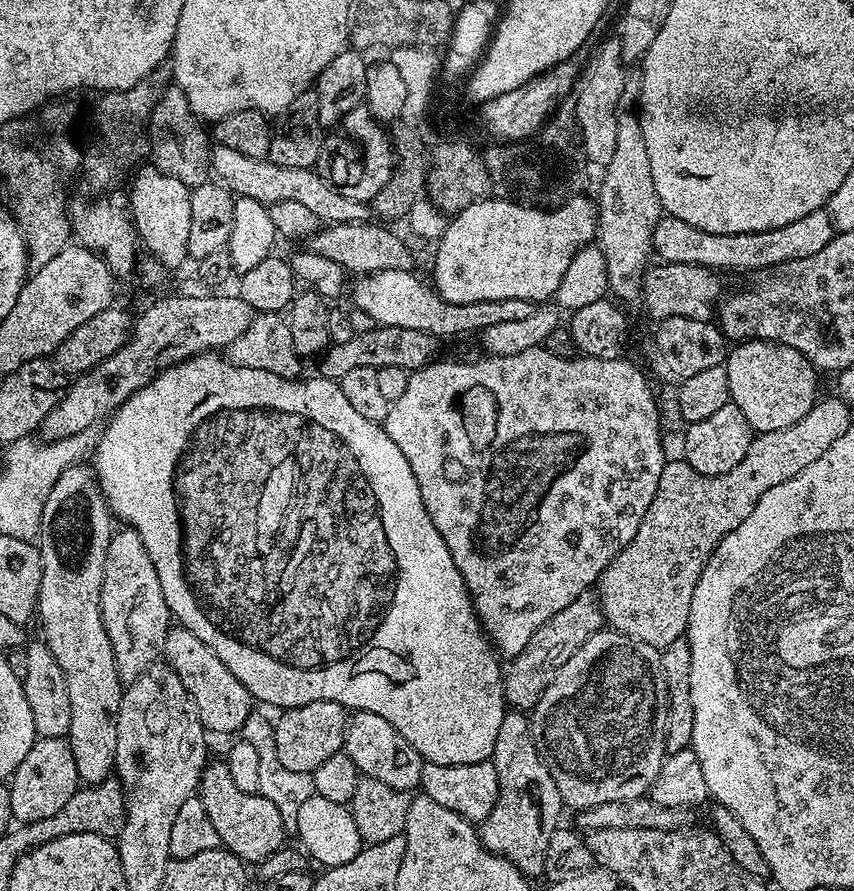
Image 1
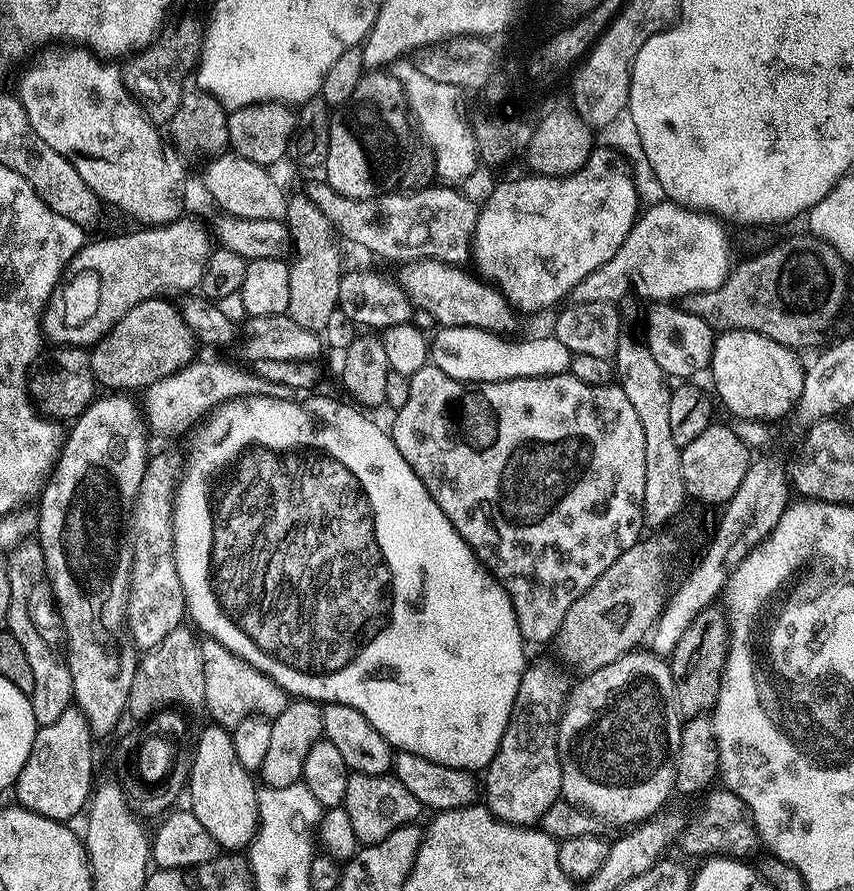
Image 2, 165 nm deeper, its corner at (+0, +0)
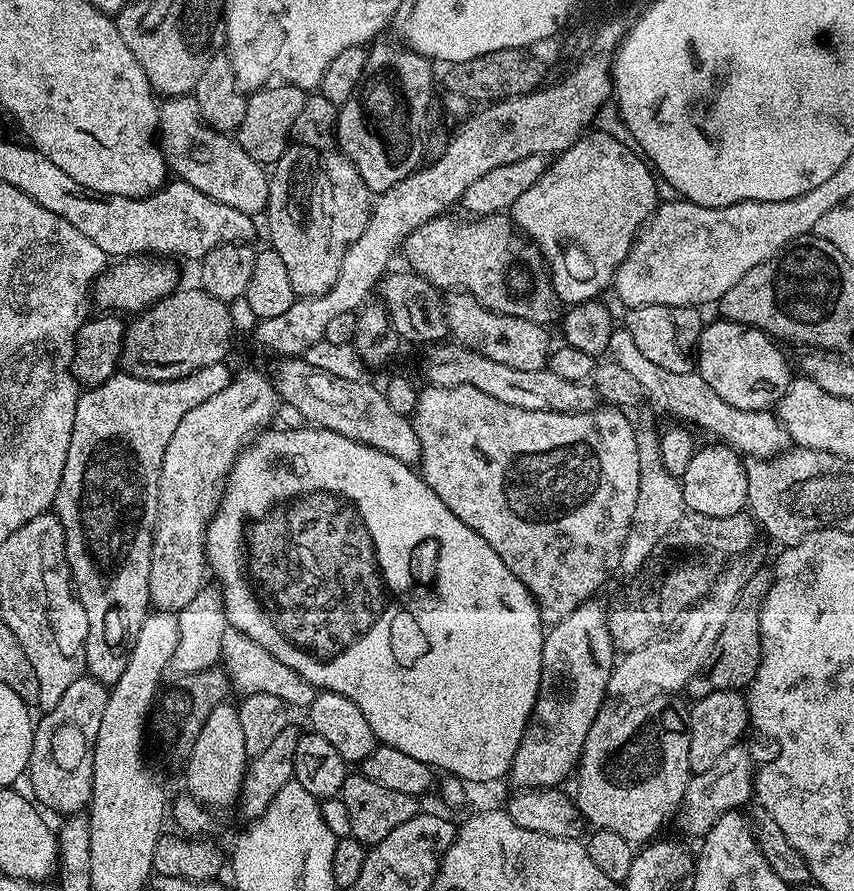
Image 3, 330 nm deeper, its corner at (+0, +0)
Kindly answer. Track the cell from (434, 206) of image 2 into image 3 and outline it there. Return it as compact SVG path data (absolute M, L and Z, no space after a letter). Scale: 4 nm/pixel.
M453 214L436 216L404 239L402 256L408 259L407 267L441 290L469 292L482 306L497 314L517 316L547 325L552 316L552 277L540 248L514 227L507 215L497 214L483 218L459 220Z

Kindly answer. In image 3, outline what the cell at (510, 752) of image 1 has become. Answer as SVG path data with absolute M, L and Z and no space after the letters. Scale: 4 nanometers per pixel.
M599 599L587 600L578 610L574 610L557 624L551 625L544 633L542 648L542 682L538 690L536 705L522 734L518 754L510 766L508 776L520 790L555 788L563 785L563 780L573 775L580 762L580 751L586 742L586 734L596 720L600 709L609 699L608 683L612 670L618 660L618 653L612 645L610 626L608 625L608 608L599 604Z

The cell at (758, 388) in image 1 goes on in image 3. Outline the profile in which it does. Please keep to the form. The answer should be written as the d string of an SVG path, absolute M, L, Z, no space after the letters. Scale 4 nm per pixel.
M716 318L713 324L712 321L705 323L704 332L700 335L698 371L724 401L730 402L730 406L738 406L738 410L768 410L779 405L780 399L786 394L794 379L794 373L788 369L788 360L784 357L783 350L785 351L767 332L738 322Z

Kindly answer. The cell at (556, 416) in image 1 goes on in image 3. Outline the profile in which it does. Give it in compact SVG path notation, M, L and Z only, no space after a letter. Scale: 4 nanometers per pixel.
M469 384L460 386L428 386L421 391L416 407L416 415L411 417L412 425L416 427L420 443L420 463L418 471L424 480L446 502L450 514L458 518L466 526L470 526L486 542L490 542L490 550L506 562L510 574L530 590L535 598L540 616L545 625L551 626L562 622L564 618L578 606L597 595L596 591L607 582L620 567L622 550L626 542L626 534L630 534L630 526L634 518L634 506L638 506L638 442L636 428L627 420L625 413L619 407L604 406L600 416L591 416L588 410L573 410L570 412L551 412L542 410L524 410L518 406L508 406L506 402L498 402L490 394L484 394Z

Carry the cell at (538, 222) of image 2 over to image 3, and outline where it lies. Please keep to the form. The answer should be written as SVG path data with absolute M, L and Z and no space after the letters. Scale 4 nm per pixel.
M589 131L559 153L549 163L544 176L512 204L510 219L513 225L540 248L552 277L552 291L559 301L565 300L565 305L595 301L599 292L615 281L616 271L630 254L640 229L658 207L657 177L647 159L629 148L608 132Z

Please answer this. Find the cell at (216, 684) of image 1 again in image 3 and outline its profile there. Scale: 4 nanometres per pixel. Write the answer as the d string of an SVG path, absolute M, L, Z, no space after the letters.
M229 626L222 636L220 658L222 667L228 674L229 685L235 691L237 688L241 697L250 694L274 694L274 698L282 698L282 702L292 710L306 710L314 702L318 690L313 684L290 670L290 666L282 666L282 662L278 662L278 658L274 658L270 650L258 646L254 638L242 634L237 628Z

